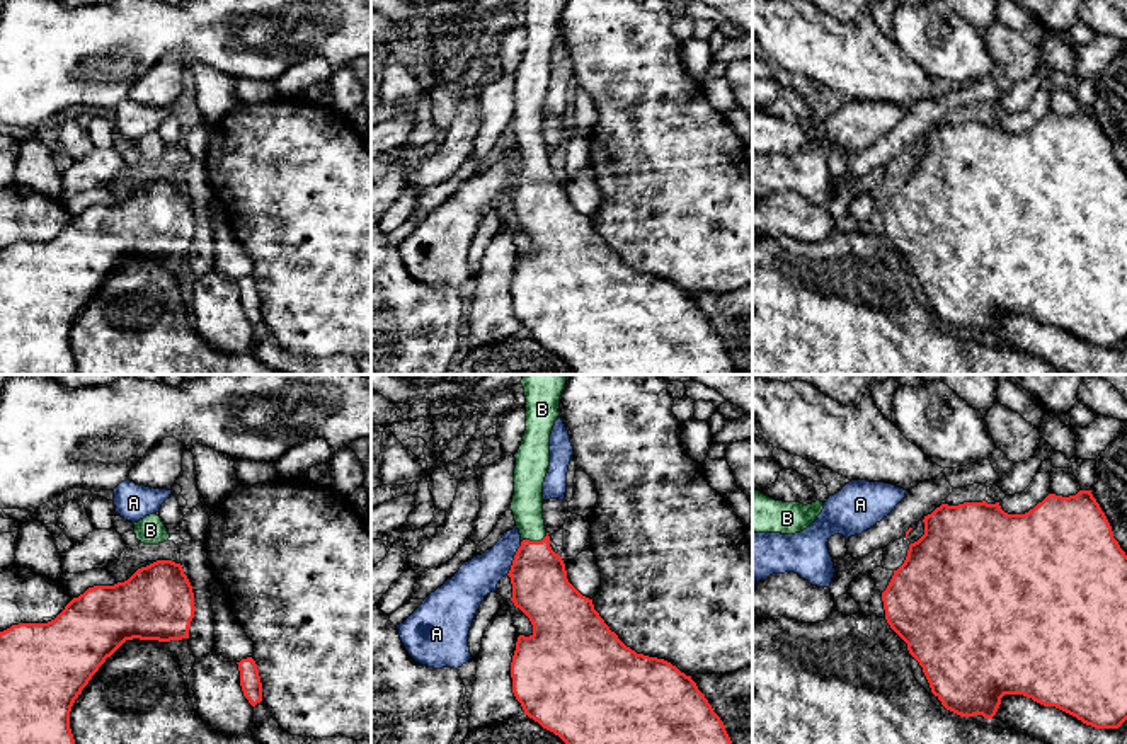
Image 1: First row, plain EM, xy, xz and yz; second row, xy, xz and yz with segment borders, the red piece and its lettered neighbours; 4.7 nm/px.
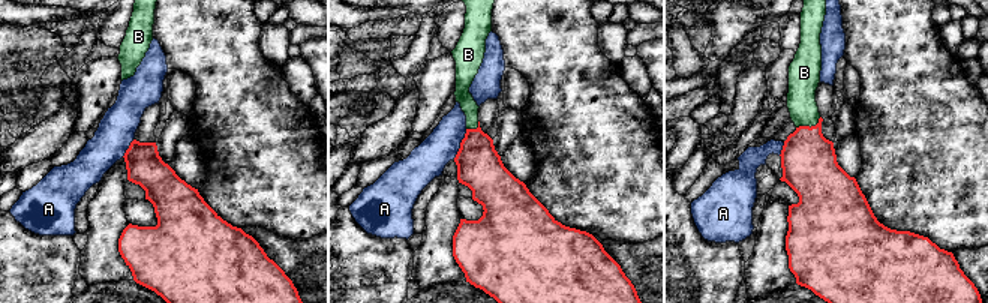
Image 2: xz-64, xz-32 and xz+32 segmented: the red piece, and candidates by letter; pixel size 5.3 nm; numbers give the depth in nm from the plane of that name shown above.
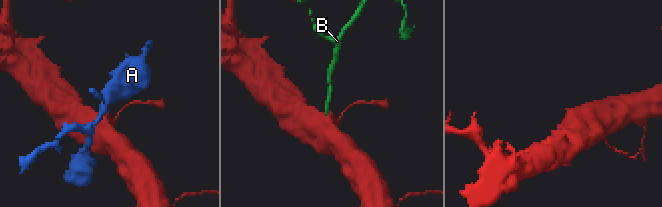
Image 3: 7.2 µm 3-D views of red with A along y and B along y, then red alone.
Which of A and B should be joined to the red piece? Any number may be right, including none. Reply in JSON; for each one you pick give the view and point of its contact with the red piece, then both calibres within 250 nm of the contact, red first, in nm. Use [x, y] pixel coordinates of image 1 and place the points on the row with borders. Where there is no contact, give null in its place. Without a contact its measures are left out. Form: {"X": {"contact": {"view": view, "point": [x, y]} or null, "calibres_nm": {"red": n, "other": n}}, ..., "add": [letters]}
{"B": {"contact": {"view": "xz", "point": [533, 542]}, "calibres_nm": {"red": 280, "other": 150}}, "add": ["B"]}

